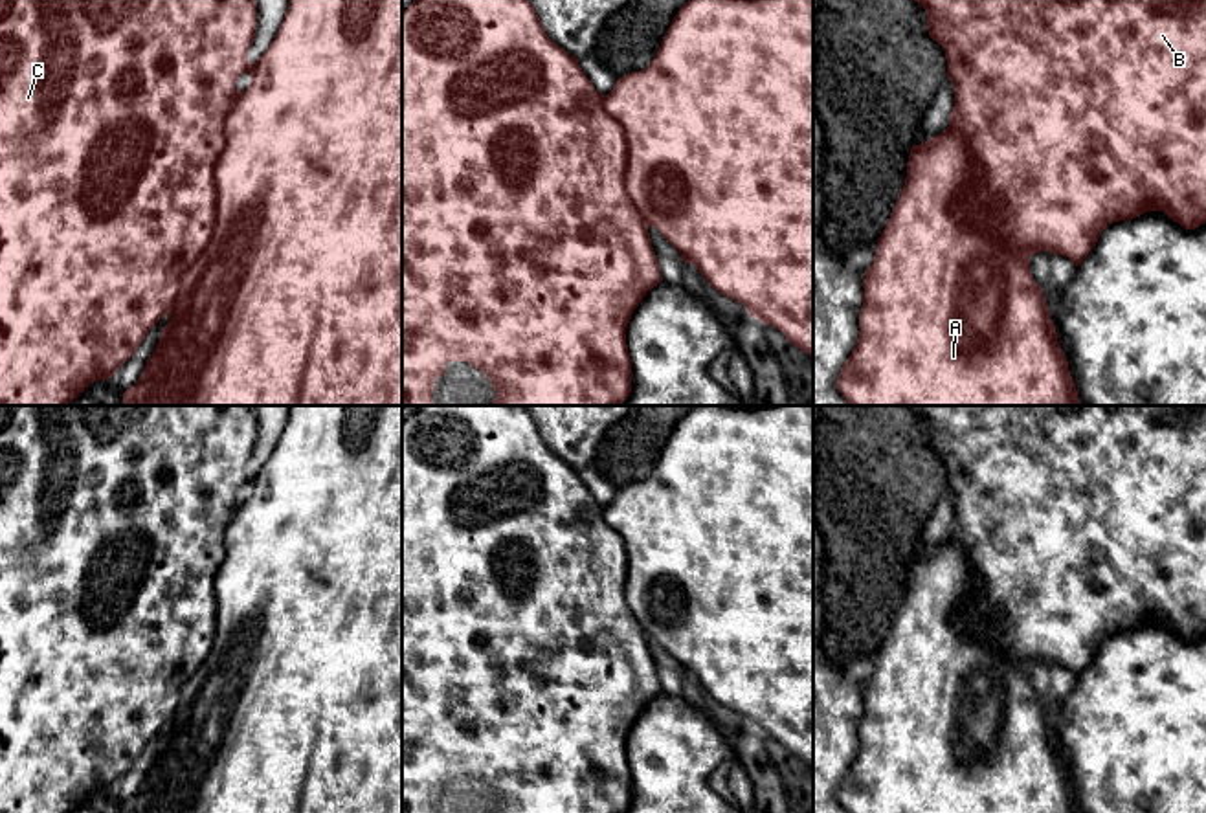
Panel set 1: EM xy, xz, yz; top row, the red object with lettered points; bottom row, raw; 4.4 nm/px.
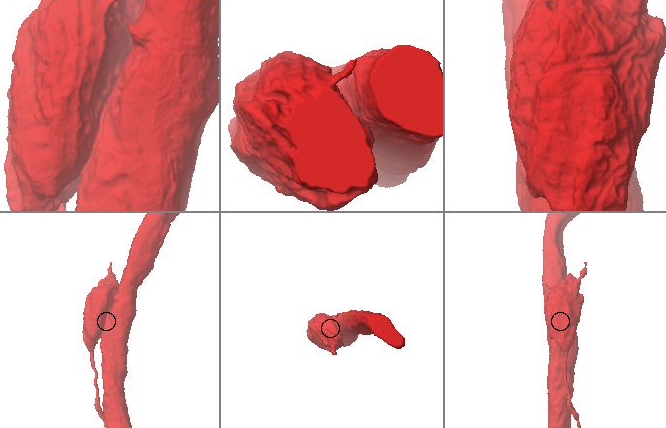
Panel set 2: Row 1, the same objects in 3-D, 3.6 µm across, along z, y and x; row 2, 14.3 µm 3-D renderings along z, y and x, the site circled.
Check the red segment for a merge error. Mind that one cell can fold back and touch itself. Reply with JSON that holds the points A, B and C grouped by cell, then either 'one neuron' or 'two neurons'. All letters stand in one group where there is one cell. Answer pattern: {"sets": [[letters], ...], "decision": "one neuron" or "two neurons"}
{"sets": [["A", "B", "C"]], "decision": "one neuron"}

